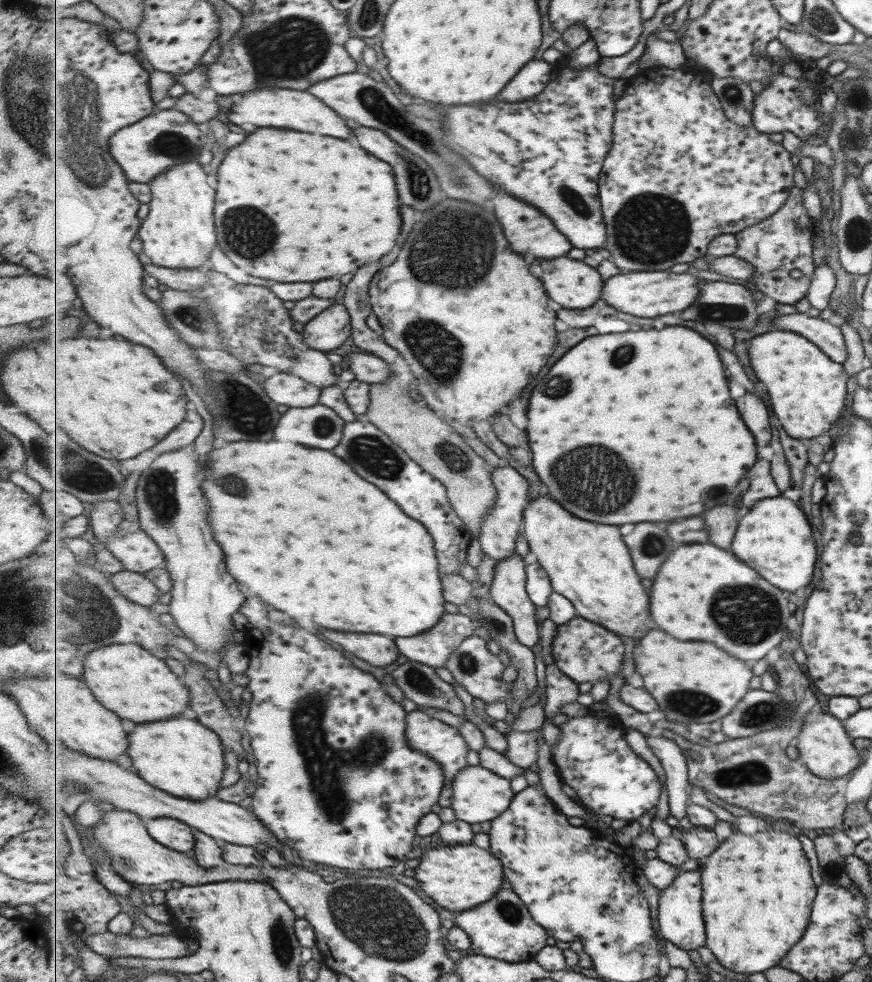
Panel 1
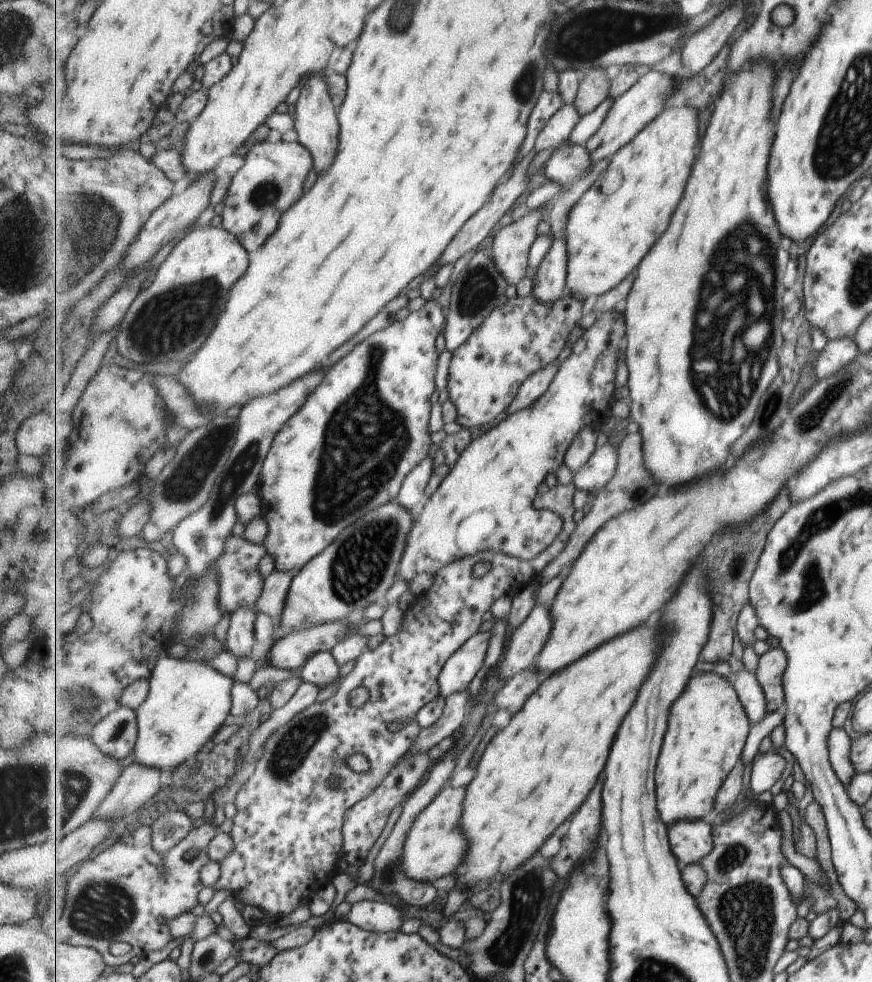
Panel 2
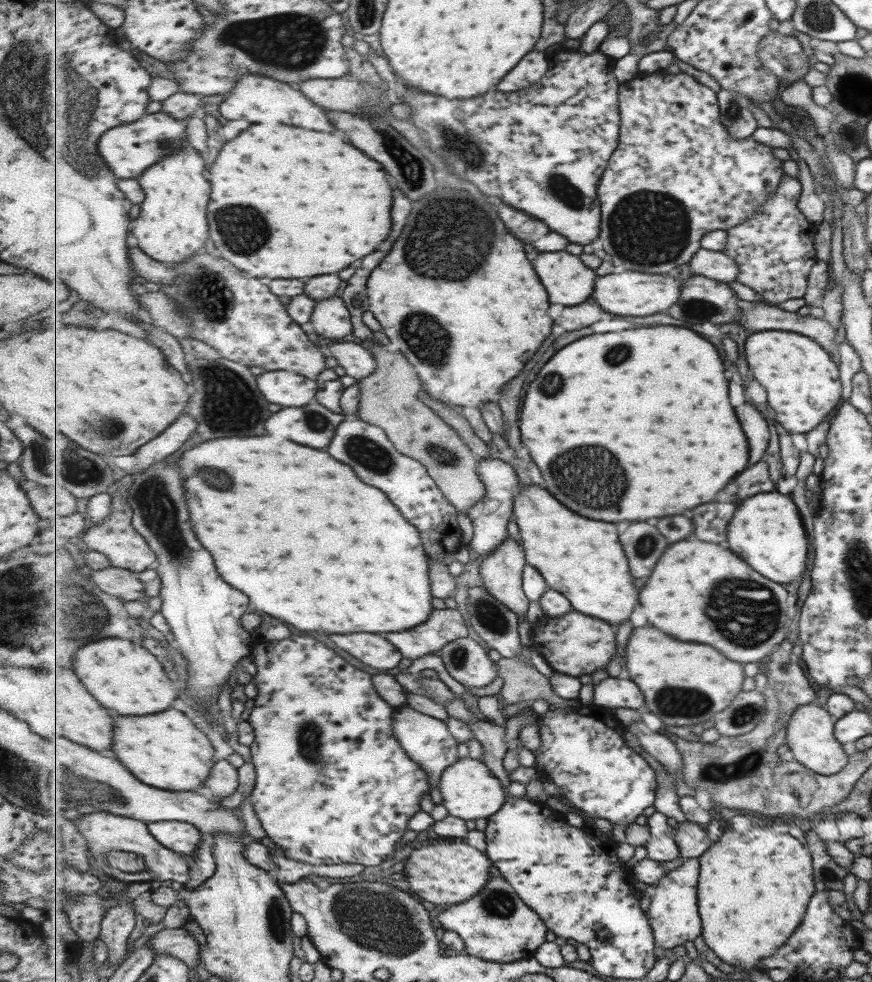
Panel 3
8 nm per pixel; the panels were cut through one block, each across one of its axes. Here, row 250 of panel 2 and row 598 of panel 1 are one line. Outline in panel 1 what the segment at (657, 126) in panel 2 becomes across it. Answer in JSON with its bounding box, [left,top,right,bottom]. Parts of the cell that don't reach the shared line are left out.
[523,494,649,638]

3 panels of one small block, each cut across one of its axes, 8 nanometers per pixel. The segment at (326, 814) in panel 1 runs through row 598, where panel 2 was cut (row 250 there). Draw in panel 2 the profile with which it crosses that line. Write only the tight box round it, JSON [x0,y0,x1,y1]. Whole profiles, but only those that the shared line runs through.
[222,140,314,252]

